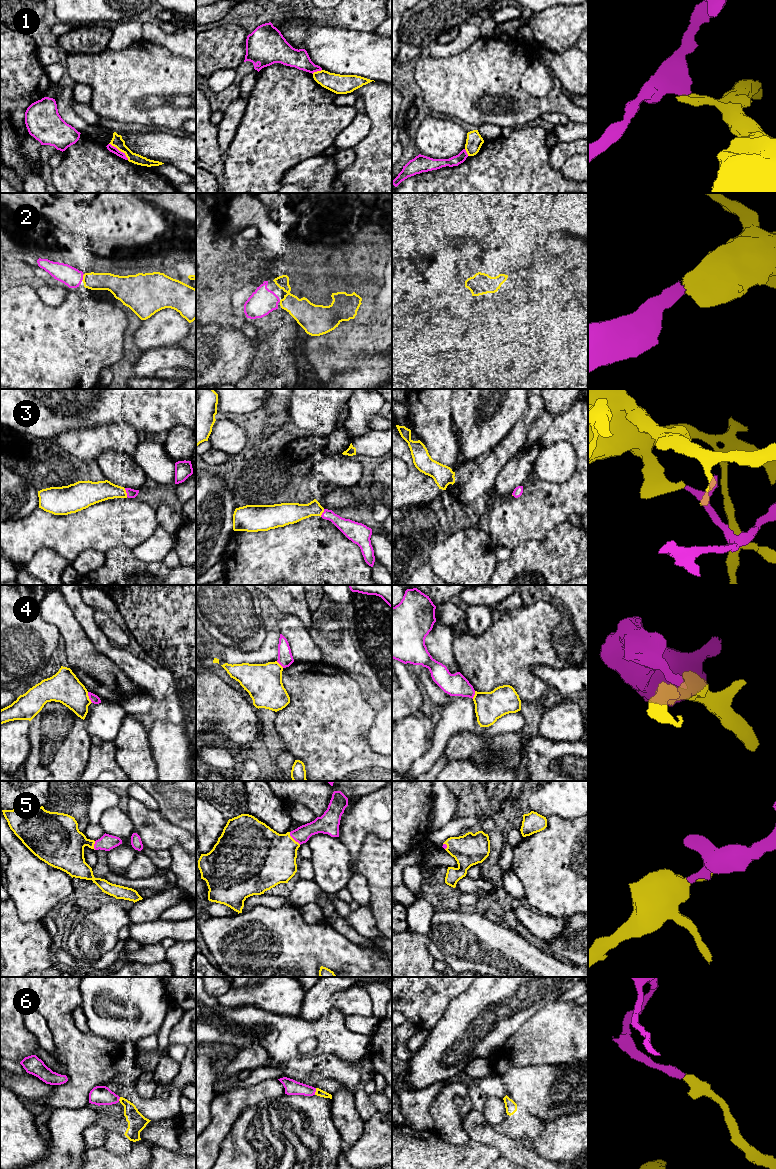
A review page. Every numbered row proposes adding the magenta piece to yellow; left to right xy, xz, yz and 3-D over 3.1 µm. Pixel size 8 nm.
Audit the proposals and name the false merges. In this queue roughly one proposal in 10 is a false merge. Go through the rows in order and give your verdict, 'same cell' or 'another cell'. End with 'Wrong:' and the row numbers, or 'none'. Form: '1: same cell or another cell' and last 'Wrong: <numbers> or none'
1: another cell
2: same cell
3: same cell
4: another cell
5: same cell
6: same cell
Wrong: 1, 4

